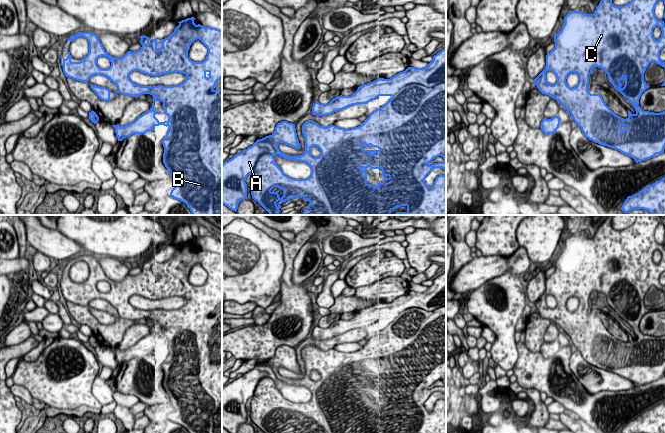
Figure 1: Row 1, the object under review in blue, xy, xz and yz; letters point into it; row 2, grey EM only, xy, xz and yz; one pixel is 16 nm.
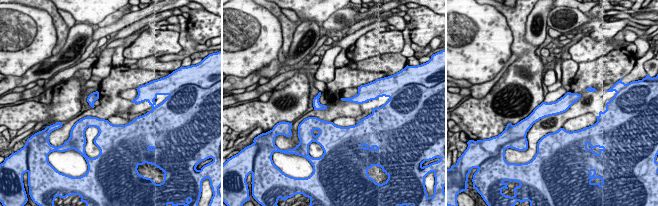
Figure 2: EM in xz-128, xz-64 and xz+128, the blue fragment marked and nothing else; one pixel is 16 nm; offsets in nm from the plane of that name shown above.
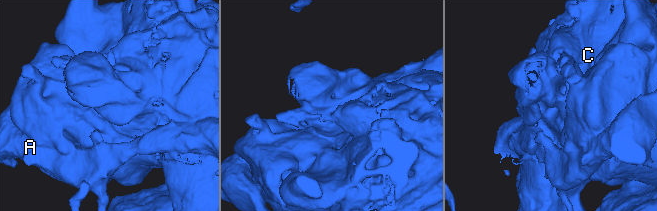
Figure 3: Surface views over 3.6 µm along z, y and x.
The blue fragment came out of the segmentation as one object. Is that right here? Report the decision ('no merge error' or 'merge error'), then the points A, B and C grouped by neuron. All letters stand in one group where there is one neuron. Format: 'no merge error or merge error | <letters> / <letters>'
merge error | A / B C

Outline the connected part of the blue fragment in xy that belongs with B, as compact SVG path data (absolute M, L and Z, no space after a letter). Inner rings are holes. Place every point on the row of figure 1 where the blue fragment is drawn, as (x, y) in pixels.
M187 18L182 20L175 28L174 32L167 38L159 41L162 44L160 49L157 49L157 38L151 43L149 37L140 36L141 49L138 51L128 51L123 57L117 58L109 55L102 46L98 36L92 32L78 32L72 35L67 41L73 41L78 37L84 37L89 42L89 53L81 59L80 62L72 62L70 52L66 59L62 58L61 65L66 77L72 78L81 82L88 82L94 75L106 76L112 81L118 89L118 93L132 97L138 97L142 94L150 94L153 96L153 103L150 110L154 110L154 102L158 98L163 103L163 109L167 113L169 130L166 137L162 140L164 147L163 163L174 183L174 188L170 192L170 196L174 199L185 203L190 209L192 215L222 215L222 86L214 90L216 83L222 78L222 30L205 27L194 23L195 18ZM199 39L208 49L206 59L203 62L194 62L188 57L188 51L191 44ZM101 56L107 57L111 66L107 69L102 69L97 65L97 59ZM133 71L160 76L167 73L183 73L187 79L173 86L141 86L130 80L130 74Z

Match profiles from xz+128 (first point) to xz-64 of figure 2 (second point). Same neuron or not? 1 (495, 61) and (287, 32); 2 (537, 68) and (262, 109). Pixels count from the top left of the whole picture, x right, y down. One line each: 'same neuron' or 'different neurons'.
1: different neurons
2: same neuron

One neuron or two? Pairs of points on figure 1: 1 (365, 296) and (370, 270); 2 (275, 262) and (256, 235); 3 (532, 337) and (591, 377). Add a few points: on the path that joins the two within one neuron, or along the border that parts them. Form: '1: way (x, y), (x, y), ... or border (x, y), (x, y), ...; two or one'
1: border (389, 276), (355, 288); two
2: way (271, 255), (271, 250), (263, 242); one
3: border (571, 353), (570, 370), (581, 384); two

